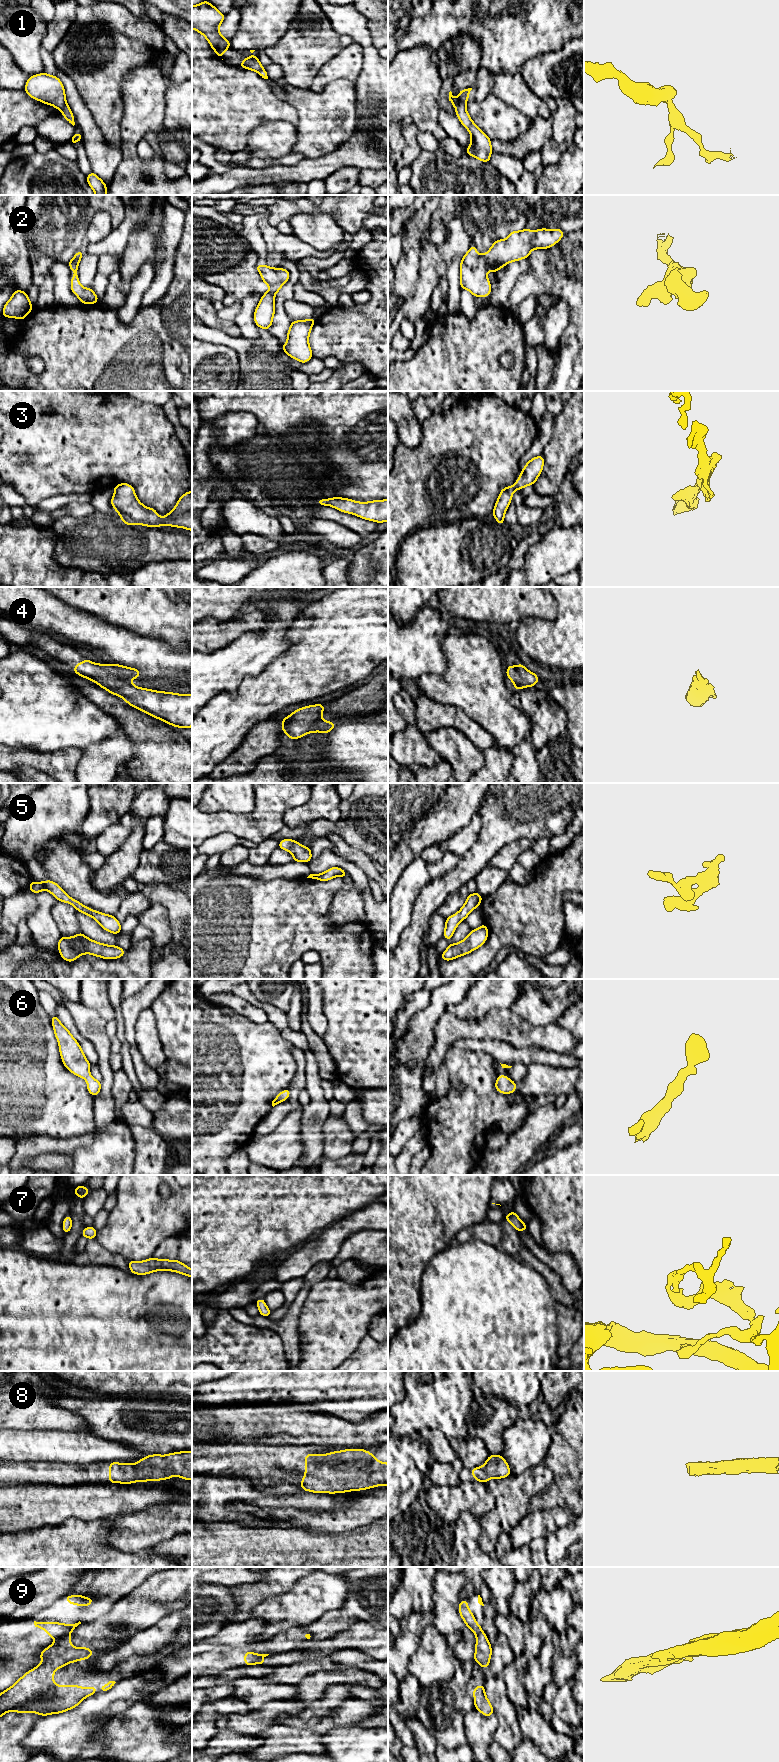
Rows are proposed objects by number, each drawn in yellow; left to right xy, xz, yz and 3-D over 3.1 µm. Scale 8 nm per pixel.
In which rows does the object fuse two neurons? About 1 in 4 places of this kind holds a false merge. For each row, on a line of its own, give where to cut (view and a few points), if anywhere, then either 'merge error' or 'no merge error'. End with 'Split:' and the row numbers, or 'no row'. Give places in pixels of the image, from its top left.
1: cut in yz along (465, 102), (461, 102), (456, 108); merge error
2: no cut; no merge error
3: no cut; no merge error
4: no cut; no merge error
5: no cut; no merge error
6: no cut; no merge error
7: no cut; no merge error
8: no cut; no merge error
9: cut in xy along (67, 1633), (59, 1638); merge error
Split: 1, 9

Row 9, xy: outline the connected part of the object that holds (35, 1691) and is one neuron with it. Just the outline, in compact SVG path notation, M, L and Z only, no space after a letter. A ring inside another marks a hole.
M65 1634L49 1647L40 1652L42 1663L29 1670L19 1678L11 1687L0 1693L0 1718L7 1712L17 1713L32 1712L42 1716L59 1714L71 1710L79 1703L96 1693L96 1686L87 1686L85 1689L79 1685L55 1685L54 1672L66 1666L68 1663L77 1662L90 1658L94 1650L87 1647L73 1647L70 1645L71 1636Z

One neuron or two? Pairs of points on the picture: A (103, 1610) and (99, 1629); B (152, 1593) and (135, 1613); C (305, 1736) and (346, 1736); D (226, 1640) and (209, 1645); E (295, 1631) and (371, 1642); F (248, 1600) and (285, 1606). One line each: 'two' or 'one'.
A: two
B: one
C: two
D: one
E: two
F: two

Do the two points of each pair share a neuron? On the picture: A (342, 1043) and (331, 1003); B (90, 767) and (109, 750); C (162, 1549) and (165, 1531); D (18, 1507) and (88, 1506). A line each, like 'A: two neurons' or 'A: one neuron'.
A: one neuron
B: one neuron
C: two neurons
D: one neuron

